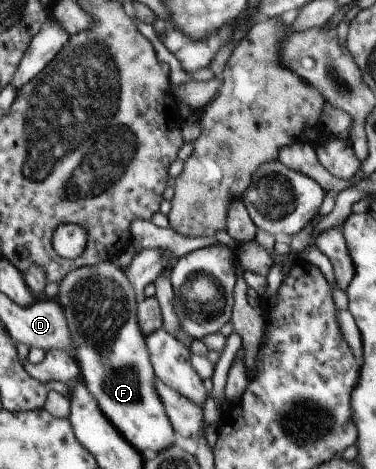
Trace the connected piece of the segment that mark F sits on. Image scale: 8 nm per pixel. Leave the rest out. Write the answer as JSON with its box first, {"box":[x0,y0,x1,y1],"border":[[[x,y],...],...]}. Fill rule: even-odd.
{"box":[55,260,176,453],"border":[[[112,260],[97,261],[70,270],[58,282],[55,301],[62,308],[79,367],[79,380],[94,398],[99,410],[117,432],[141,453],[145,448],[159,452],[166,449],[176,437],[165,410],[155,390],[155,373],[149,360],[144,334],[140,331],[137,317],[135,293],[129,279]]]}

